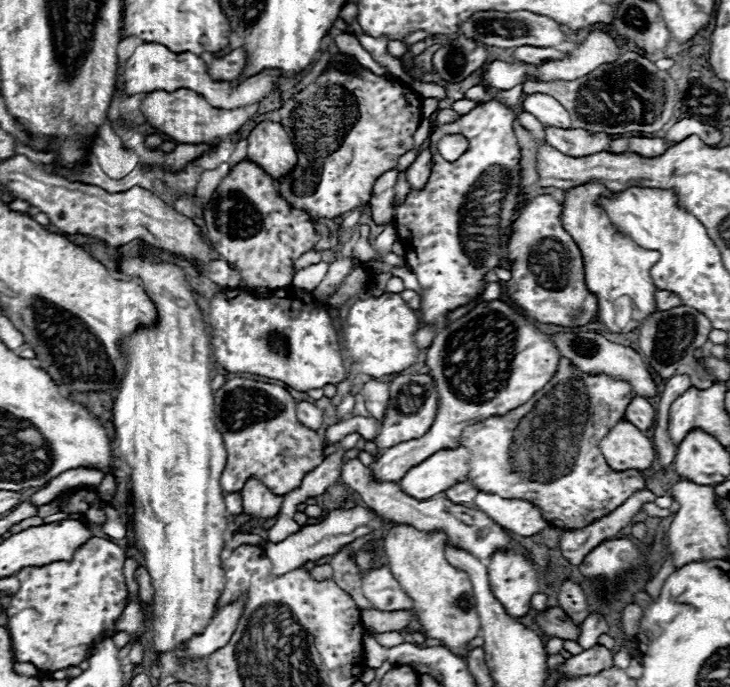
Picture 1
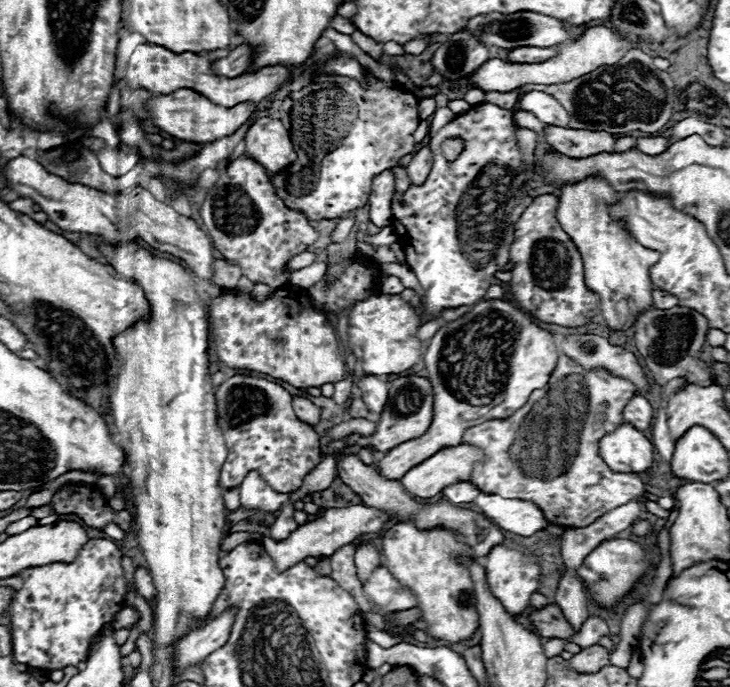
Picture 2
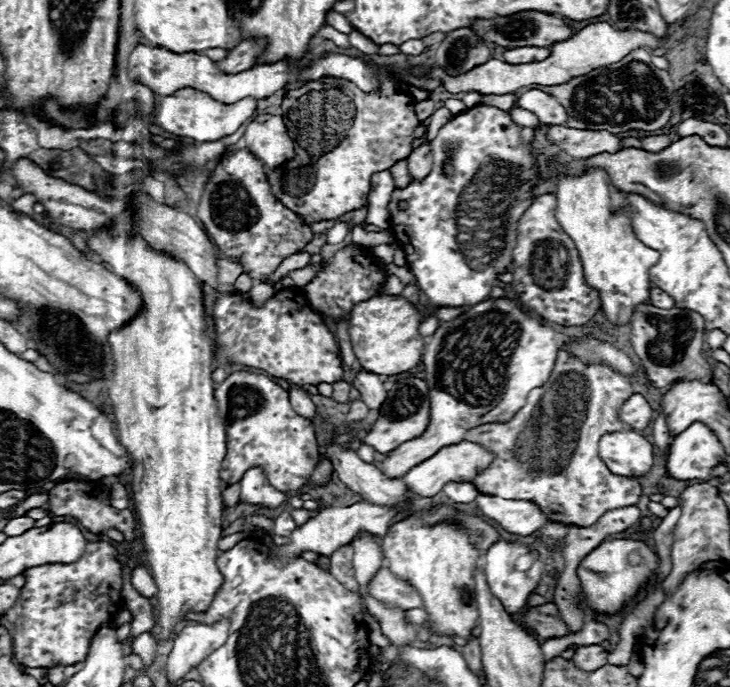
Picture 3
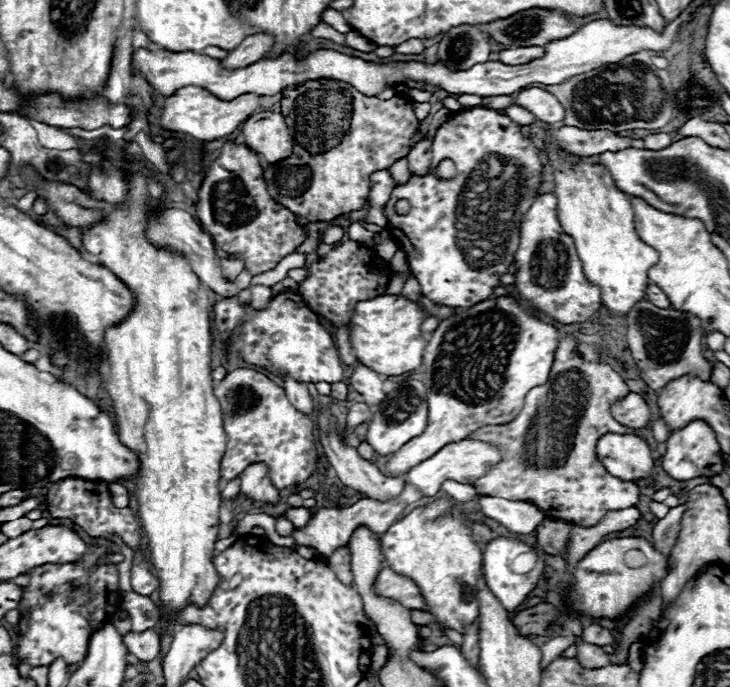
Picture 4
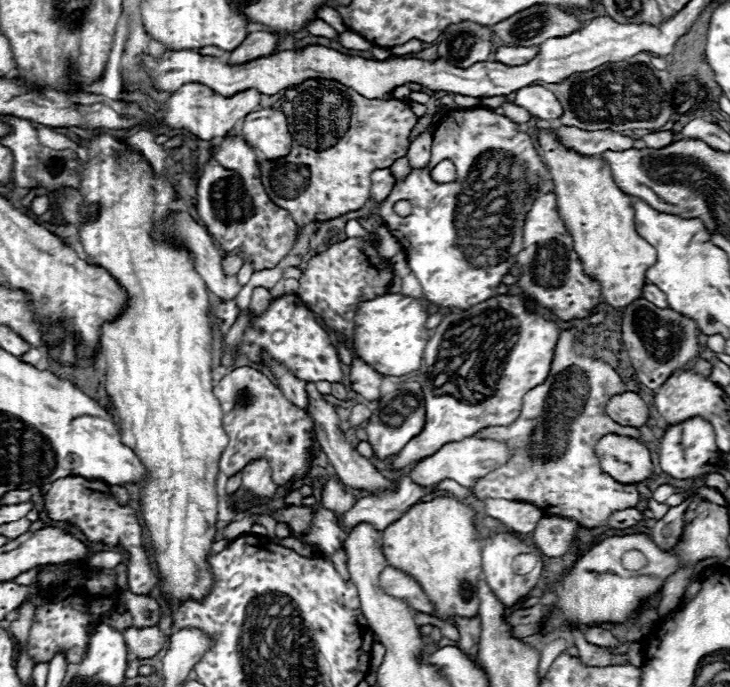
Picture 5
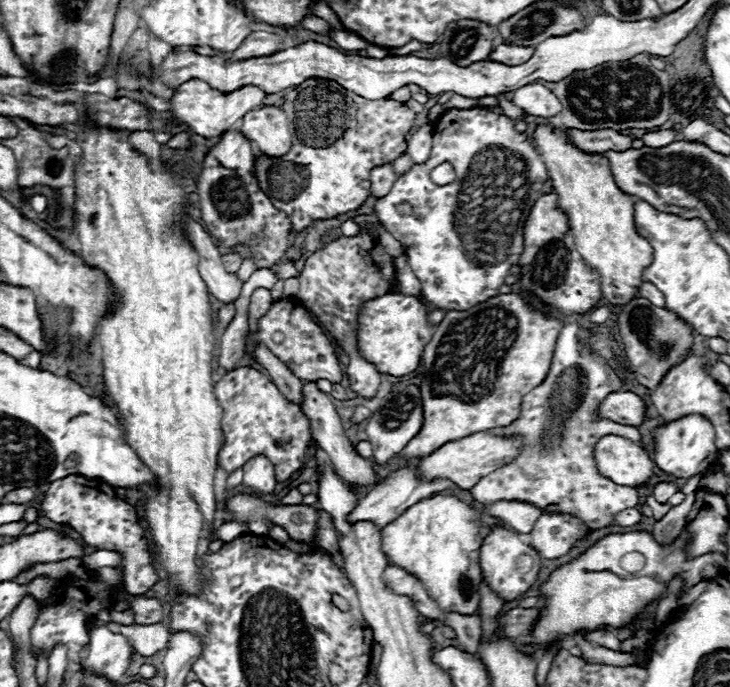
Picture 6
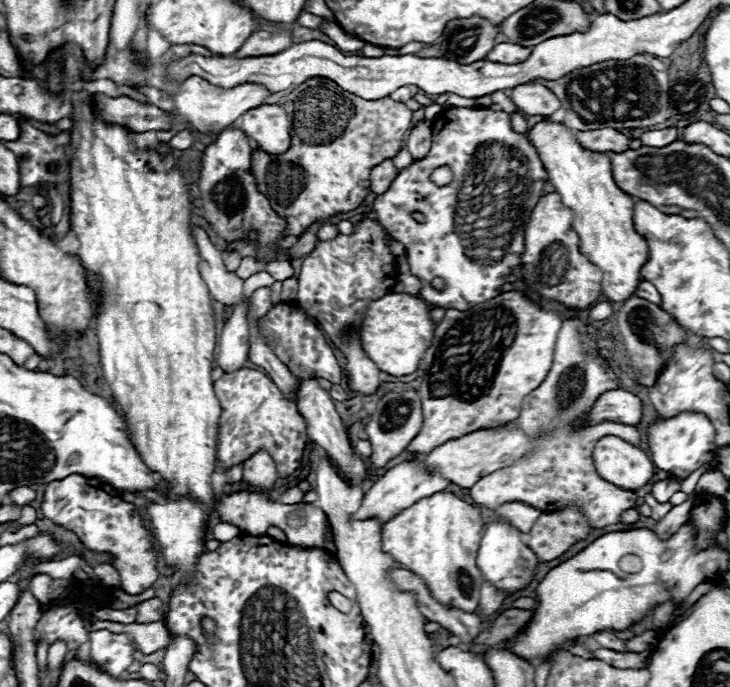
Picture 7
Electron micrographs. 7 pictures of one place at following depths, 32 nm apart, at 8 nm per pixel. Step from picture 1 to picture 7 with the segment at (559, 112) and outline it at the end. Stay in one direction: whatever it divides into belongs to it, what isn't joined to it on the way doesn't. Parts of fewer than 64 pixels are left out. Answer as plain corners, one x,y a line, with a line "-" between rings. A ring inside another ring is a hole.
538,82
518,84
510,90
510,100
530,116
550,116
560,106
560,100

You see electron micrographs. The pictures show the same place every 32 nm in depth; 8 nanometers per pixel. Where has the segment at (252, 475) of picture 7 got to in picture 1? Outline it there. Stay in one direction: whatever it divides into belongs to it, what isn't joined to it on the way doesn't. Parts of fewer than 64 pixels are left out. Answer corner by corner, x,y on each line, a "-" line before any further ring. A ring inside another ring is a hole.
248,478
244,488
242,488
242,506
244,512
266,520
270,516
276,516
280,512
284,496
276,496
272,494
260,480
256,478

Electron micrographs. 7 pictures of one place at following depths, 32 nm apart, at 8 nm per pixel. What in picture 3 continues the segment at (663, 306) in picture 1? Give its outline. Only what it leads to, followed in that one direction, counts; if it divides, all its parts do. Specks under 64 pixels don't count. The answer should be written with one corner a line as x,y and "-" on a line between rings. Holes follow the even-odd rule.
656,286
650,288
650,302
652,302
656,308
664,308
664,310
674,308
674,300
672,300
664,290
660,290
660,288
656,288

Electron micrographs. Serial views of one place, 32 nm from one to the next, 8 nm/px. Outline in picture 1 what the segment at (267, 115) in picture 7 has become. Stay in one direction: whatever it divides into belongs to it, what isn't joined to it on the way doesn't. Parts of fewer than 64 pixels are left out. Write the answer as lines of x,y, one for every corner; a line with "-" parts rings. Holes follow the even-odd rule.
272,120
258,122
248,134
248,158
272,178
290,174
298,156
284,126

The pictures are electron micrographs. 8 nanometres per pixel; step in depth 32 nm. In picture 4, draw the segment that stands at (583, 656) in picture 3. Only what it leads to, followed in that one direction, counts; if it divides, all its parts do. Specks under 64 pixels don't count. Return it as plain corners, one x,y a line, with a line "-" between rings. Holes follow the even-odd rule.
576,642
578,654
576,660
586,666
586,668
602,668
610,664
608,652
604,652
604,648
596,646
596,644
586,644
586,642

